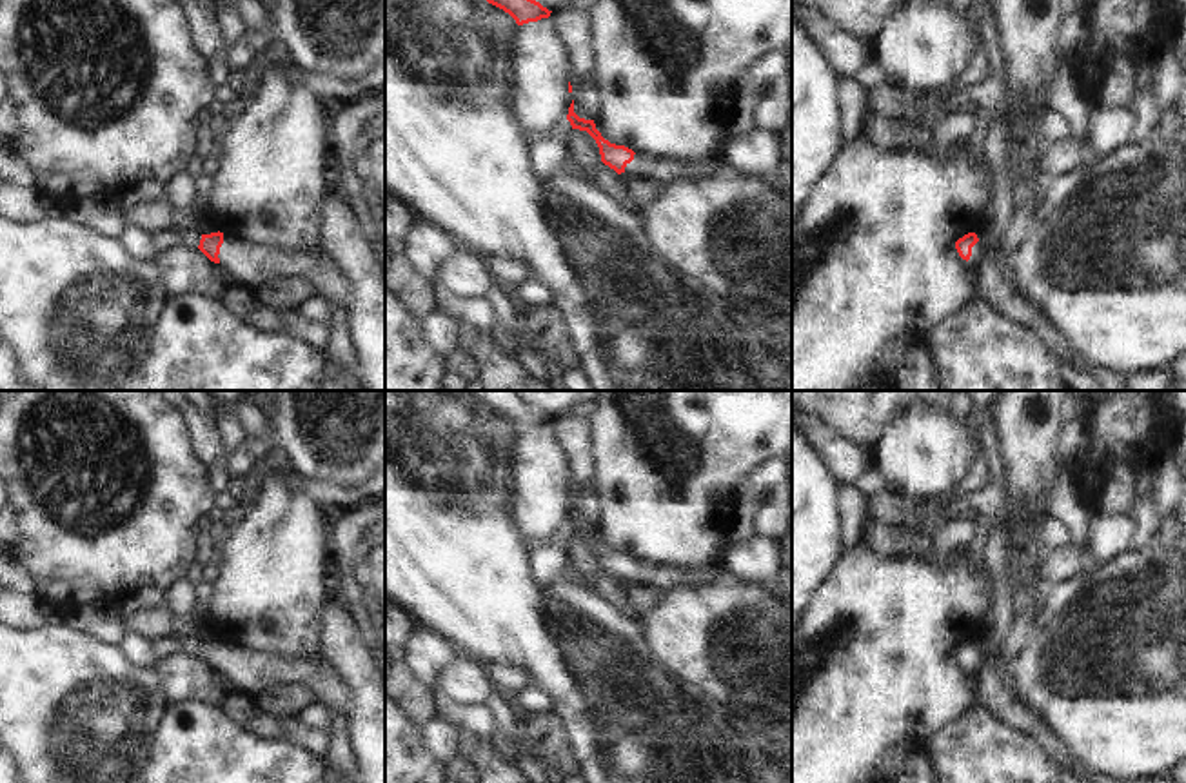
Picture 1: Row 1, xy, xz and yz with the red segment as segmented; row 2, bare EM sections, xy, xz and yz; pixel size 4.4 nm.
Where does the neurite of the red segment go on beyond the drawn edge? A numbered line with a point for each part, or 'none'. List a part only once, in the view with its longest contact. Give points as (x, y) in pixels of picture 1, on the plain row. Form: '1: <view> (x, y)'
1: xy (249, 671)

